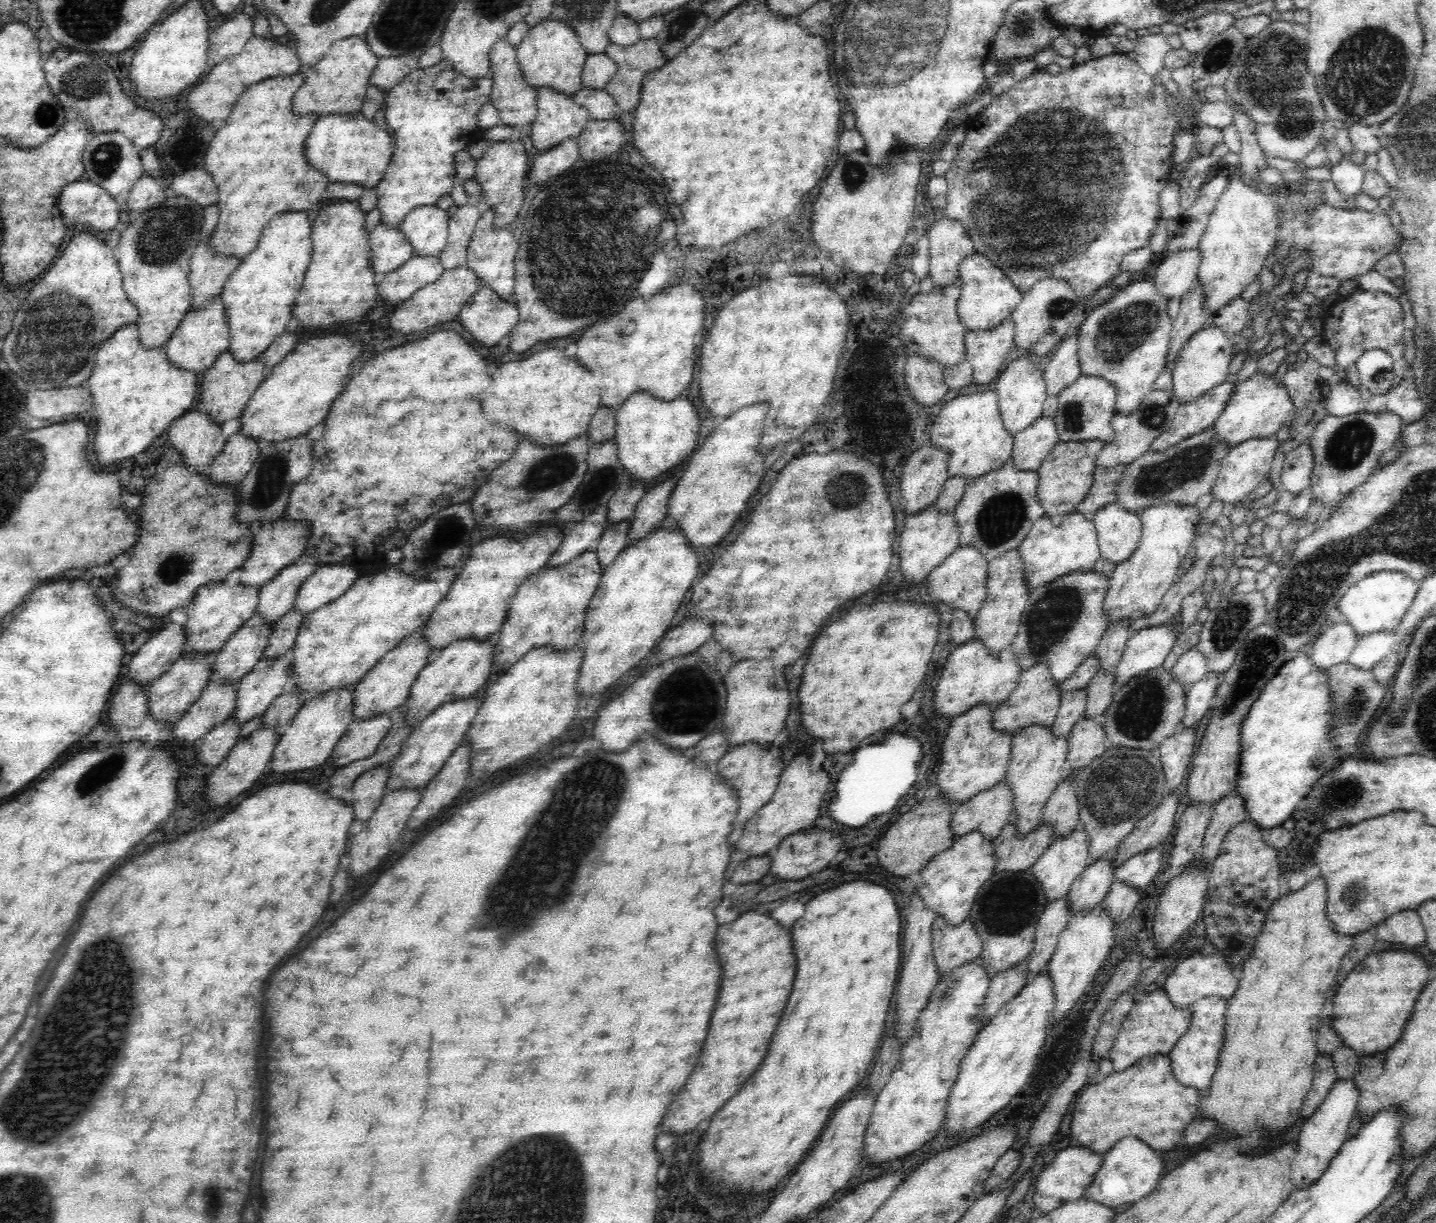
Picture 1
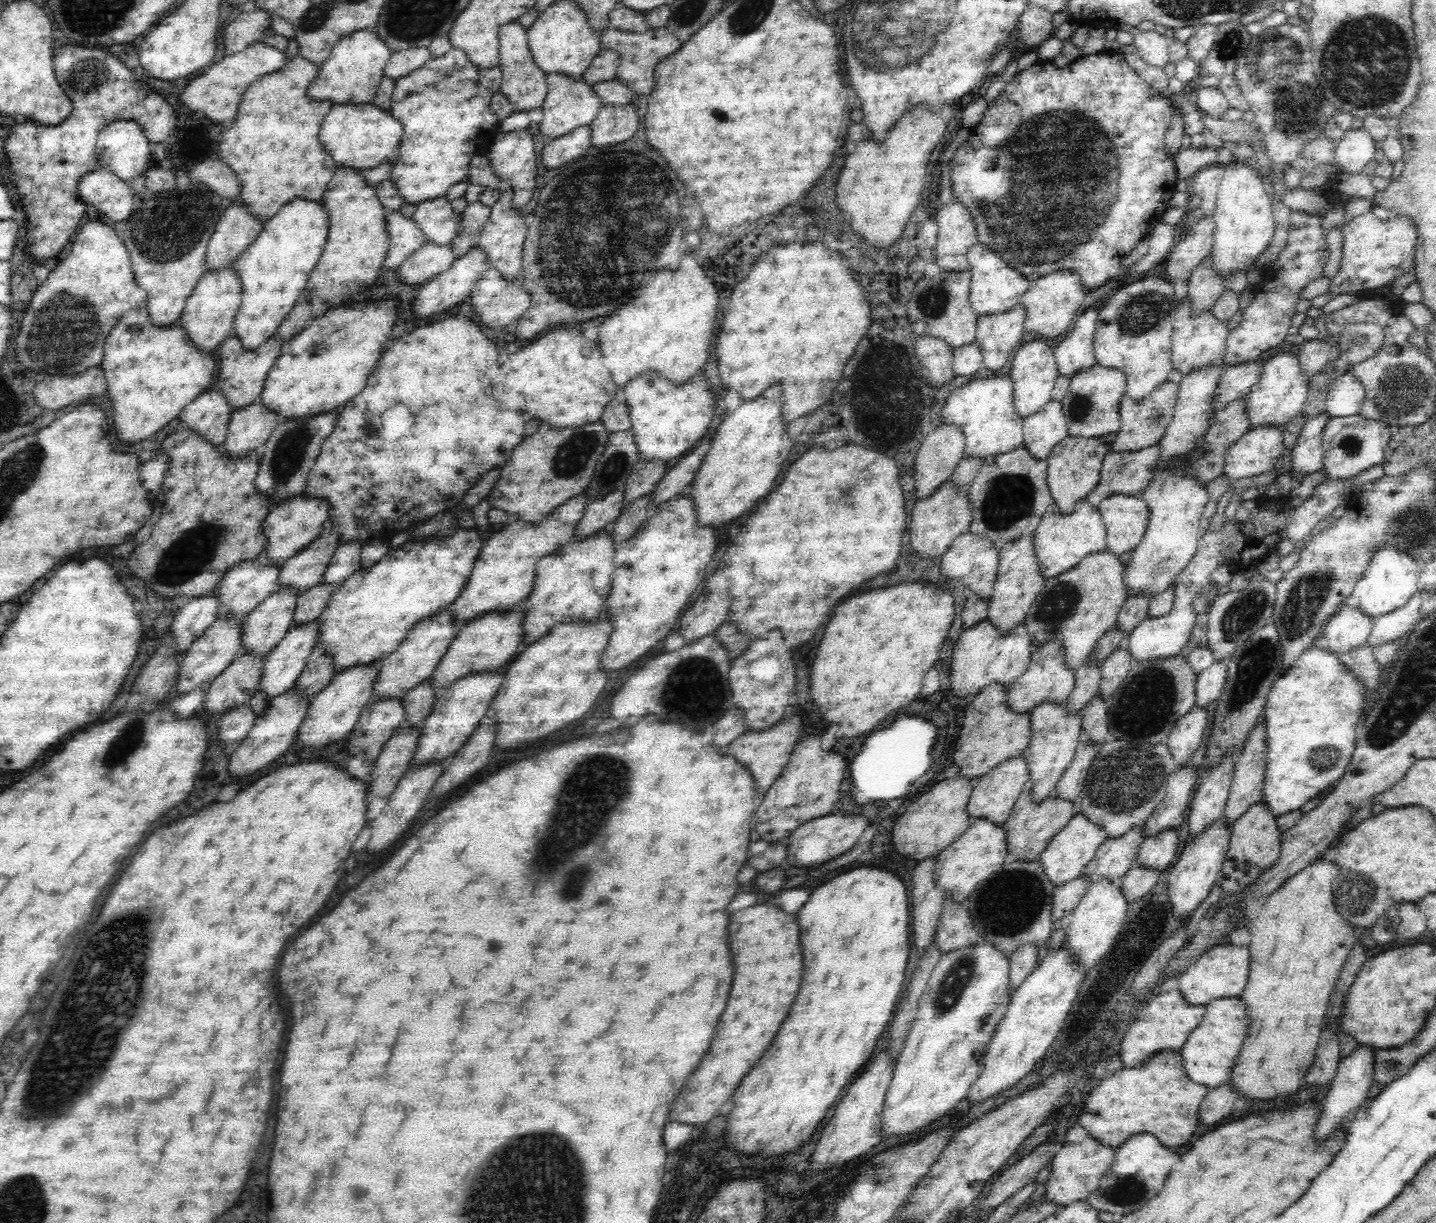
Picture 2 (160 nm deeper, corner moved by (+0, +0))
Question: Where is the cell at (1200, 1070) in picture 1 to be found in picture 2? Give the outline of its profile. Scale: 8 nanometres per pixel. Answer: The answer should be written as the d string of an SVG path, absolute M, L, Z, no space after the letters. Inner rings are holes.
M1227 997L1208 1001L1204 1018L1189 1034L1181 1048L1181 1059L1190 1080L1196 1084L1204 1084L1216 1088L1228 1082L1232 1072L1232 1060L1236 1060L1240 1046L1244 1042L1244 1032L1248 1032L1249 1010L1240 997Z

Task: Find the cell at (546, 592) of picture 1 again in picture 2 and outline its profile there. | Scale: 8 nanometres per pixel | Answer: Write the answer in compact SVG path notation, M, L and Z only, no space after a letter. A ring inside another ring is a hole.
M602 530L582 540L573 540L570 544L556 548L550 554L542 557L535 566L536 580L532 592L522 602L525 609L525 619L522 625L522 638L524 644L532 644L547 636L557 623L577 622L591 623L599 618L604 603L608 600L612 589L613 560L615 559L617 545L612 533Z

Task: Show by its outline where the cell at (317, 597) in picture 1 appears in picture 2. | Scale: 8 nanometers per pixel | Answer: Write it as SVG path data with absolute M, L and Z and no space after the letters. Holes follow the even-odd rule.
M352 540L348 543L340 543L336 549L331 563L326 567L326 576L323 582L338 586L347 580L353 572L361 567L361 550L364 542Z

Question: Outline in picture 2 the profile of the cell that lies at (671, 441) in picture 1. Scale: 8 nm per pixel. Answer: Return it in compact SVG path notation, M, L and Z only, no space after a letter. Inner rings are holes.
M643 372L623 387L621 395L627 401L631 430L638 455L643 460L668 462L679 459L697 446L705 436L717 408L705 374L698 372L688 382L672 383L664 375Z

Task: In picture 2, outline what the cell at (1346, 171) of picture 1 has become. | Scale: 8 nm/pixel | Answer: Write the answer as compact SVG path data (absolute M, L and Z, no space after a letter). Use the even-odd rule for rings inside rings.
M1360 124L1359 128L1348 129L1337 142L1335 159L1339 168L1347 174L1360 173L1370 160L1380 157L1376 143Z

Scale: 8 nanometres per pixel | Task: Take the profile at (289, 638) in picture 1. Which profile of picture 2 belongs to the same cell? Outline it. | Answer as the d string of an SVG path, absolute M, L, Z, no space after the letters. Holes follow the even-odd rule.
M322 581L299 595L292 626L299 626L318 619L320 612L324 610L324 605L329 601L329 597L333 595L336 588L336 584Z

